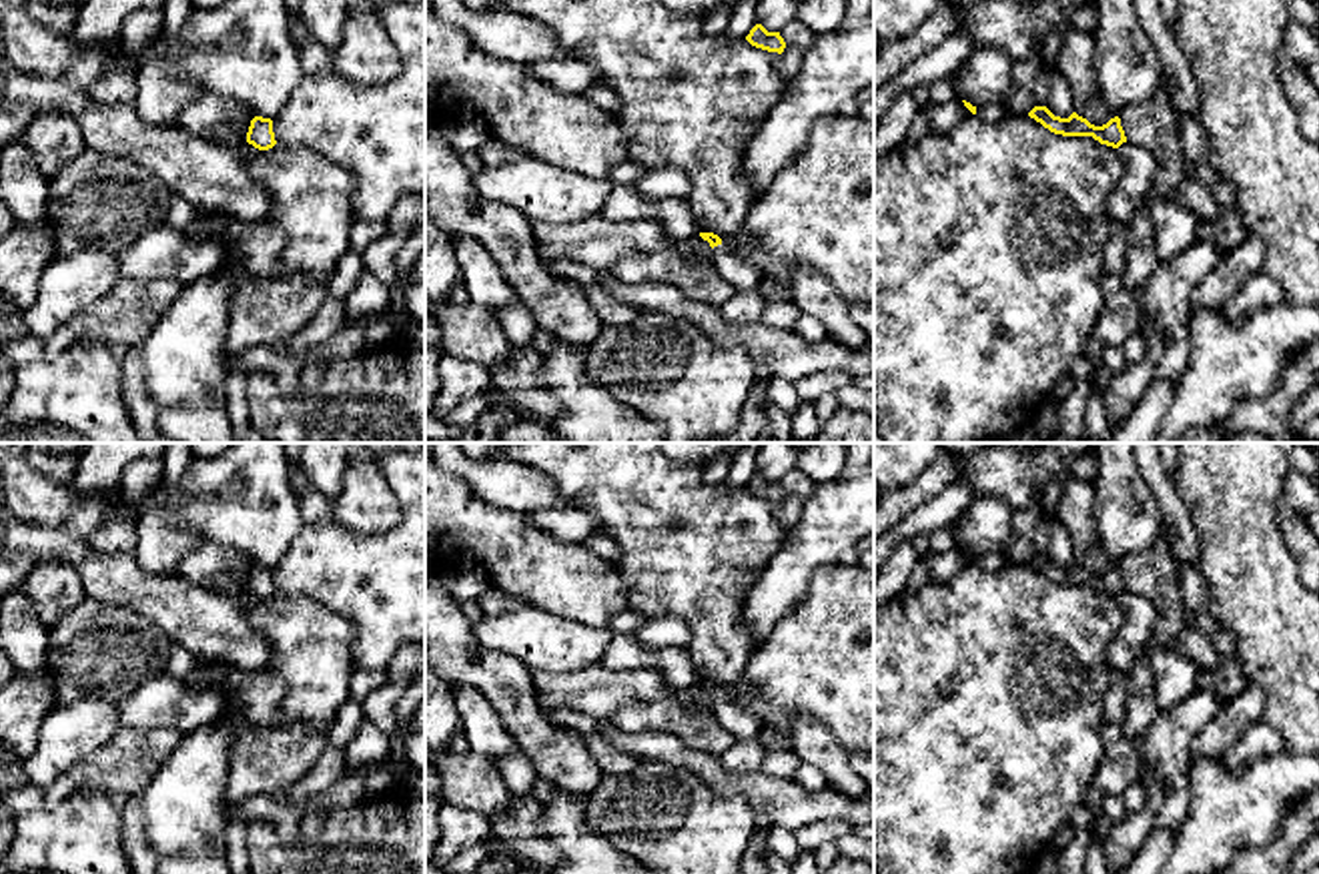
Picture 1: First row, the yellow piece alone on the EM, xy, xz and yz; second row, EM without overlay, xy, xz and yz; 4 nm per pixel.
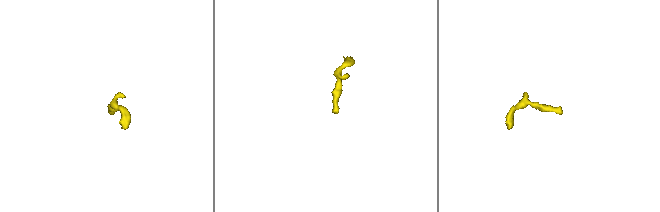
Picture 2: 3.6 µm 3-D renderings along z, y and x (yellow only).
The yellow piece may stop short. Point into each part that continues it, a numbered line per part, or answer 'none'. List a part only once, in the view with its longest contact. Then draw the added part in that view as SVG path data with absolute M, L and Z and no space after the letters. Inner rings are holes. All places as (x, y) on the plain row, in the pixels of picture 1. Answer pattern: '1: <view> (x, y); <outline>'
1: xz (742, 724); M726 694L714 696L714 716L736 740L756 740L766 750L796 748L792 734L782 736L774 732L754 714L732 702Z

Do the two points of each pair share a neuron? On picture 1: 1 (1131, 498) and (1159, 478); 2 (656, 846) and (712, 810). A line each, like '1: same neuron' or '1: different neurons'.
1: different neurons
2: same neuron

